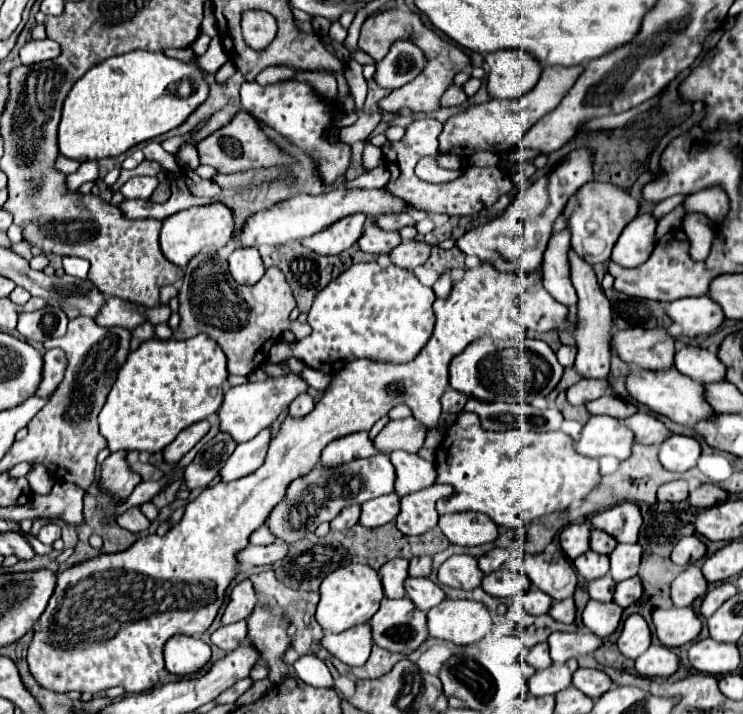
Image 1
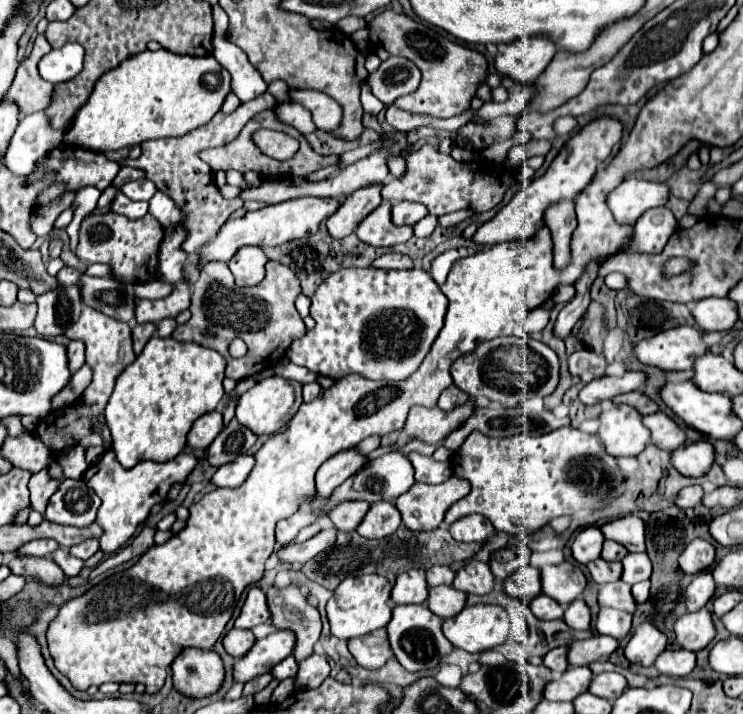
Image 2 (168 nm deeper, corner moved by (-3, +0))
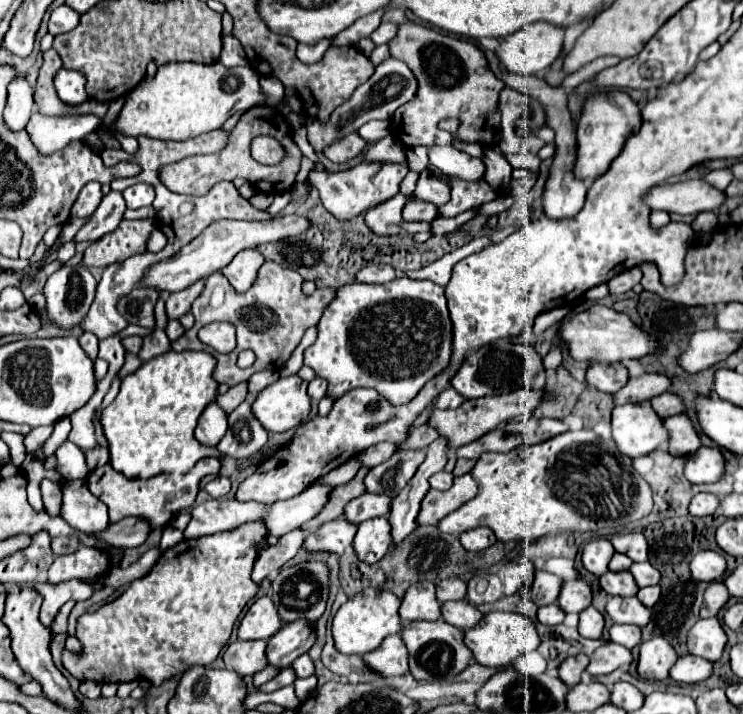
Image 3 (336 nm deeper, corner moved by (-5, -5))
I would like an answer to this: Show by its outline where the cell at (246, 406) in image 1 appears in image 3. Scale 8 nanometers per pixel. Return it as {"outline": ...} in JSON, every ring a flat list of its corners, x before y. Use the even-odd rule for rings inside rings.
{"outline":[[289,375,289,377,277,379,273,385,265,387,253,403,255,417,261,421,261,425,267,431,273,431,273,433,289,431,289,429,301,425,309,417,309,411,311,411,311,397,307,393,307,381,301,381,299,375]]}

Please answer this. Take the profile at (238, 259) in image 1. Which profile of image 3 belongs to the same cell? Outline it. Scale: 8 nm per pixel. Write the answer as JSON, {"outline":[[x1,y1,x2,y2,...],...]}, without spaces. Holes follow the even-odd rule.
{"outline":[[245,249,245,251,239,251,233,257,233,261,221,269,221,273,225,273,225,277,235,287,235,291,245,293,253,285,263,261,265,259,257,249]]}

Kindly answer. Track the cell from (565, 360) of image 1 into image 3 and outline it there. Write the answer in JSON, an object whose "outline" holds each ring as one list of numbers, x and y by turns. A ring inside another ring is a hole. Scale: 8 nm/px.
{"outline":[[593,363,587,369,587,383,603,393,615,393,629,381,629,371,625,365,601,365]]}

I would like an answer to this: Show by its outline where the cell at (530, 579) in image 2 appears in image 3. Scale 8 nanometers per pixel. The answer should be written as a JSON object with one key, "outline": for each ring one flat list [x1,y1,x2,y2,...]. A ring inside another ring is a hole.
{"outline":[[537,571,531,587,525,589,525,595,537,607,551,605,551,603,557,601,557,597,561,593,561,585,563,585,563,579,561,577,557,577,553,573,547,573,547,571]]}

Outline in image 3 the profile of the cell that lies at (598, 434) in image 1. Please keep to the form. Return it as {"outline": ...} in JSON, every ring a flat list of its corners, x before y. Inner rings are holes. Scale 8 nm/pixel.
{"outline":[[649,401,617,405,611,417,613,439,623,455,641,457,669,441,663,419,655,415]]}

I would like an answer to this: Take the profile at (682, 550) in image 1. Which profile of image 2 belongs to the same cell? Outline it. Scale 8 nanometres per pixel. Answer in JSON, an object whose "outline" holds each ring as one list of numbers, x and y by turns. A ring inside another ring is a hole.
{"outline":[[695,538,683,554,679,556,679,566,685,574,697,574,699,570,707,570,715,560,715,548,701,538]]}

